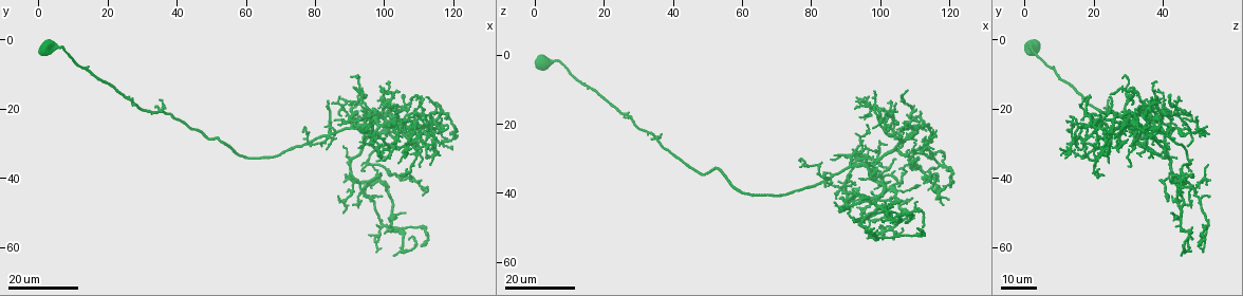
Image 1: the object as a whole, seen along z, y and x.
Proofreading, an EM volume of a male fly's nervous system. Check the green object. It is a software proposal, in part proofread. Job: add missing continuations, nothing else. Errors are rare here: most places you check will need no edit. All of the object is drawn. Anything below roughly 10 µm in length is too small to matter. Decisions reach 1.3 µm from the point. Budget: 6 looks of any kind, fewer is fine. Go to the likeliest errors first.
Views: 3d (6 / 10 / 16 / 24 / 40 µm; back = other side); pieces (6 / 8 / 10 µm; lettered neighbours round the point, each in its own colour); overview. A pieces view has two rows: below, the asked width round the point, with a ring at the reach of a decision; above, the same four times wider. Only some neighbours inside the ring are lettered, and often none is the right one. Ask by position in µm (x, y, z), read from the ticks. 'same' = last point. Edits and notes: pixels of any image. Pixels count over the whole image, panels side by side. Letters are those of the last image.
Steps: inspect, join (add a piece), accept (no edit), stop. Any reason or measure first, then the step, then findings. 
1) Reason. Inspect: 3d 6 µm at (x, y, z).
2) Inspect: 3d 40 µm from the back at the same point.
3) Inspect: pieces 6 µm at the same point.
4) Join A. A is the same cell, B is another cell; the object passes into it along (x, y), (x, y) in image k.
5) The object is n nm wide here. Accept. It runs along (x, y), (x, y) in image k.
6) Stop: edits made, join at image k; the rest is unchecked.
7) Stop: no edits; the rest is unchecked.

Long arm stops here. Inspect: 3d 24 µm at (112.5, 44.5, 49.5).

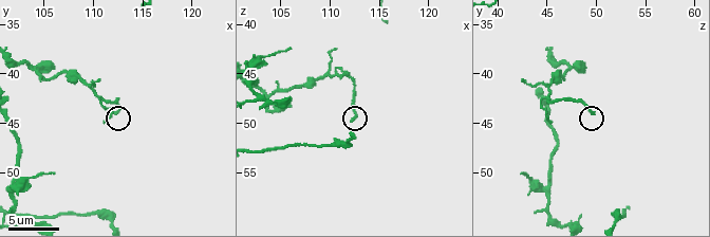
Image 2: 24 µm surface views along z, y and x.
Inspect: pieces 6 µm at (112.2, 44.0, 49.8).

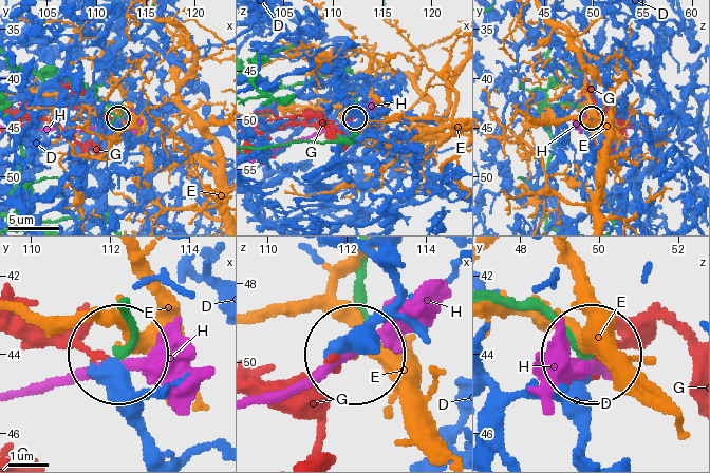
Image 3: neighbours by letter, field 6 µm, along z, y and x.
Accept. D, E, G and H are other cells; no lettered piece goes on from it.

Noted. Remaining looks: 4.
End of a long branch. Inspect: 3d 16 µm at (107.5, 57.5, 49.0).

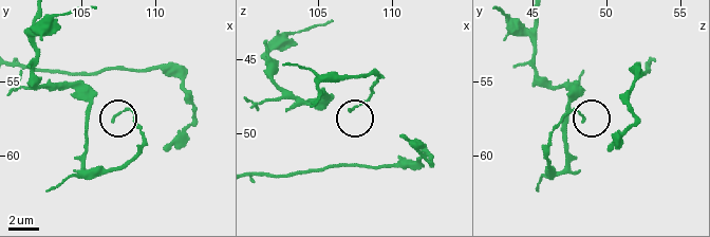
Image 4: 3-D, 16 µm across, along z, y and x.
Inspect: pieces 8 µm at (107.2, 57.6, 48.4).

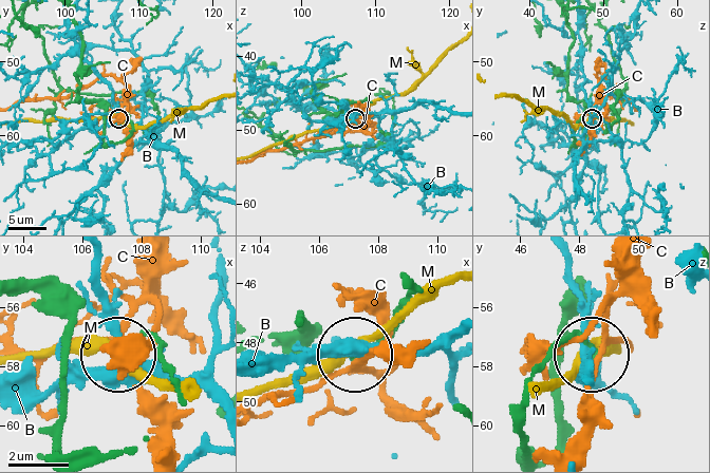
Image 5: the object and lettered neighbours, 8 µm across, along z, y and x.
Accept. B, C and M are other cells; none of them fits.

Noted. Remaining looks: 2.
An open end. Inspect: 3d 24 µm at (96.5, 46.0, 41.5).

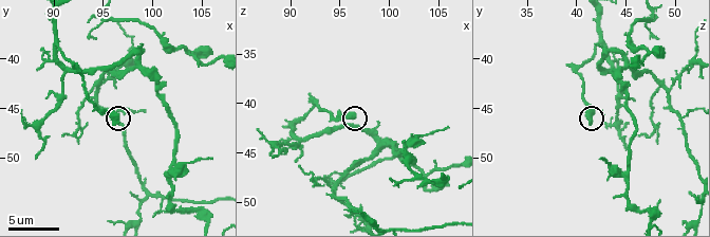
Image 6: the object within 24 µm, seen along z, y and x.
Inspect: pieces 10 µm at (96.2, 46.4, 41.2).

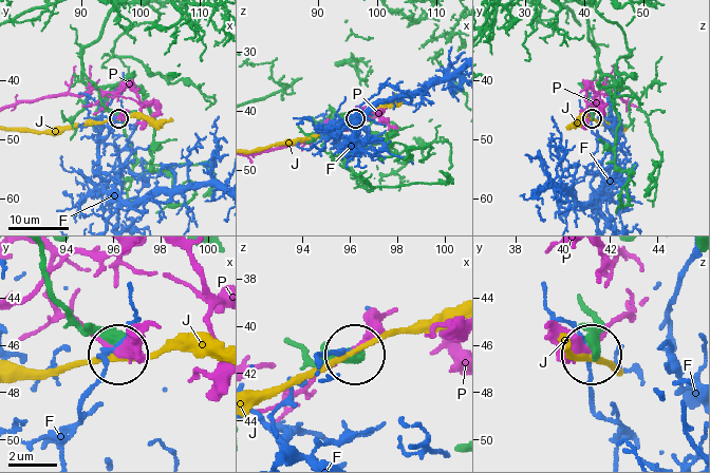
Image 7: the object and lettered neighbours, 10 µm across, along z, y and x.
Accept. F, J and P are other cells; it runs along (44, 259), (53, 296), (117, 354) in image 7; none of them fits.

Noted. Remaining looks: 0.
Stop: no edits; the rest is unchecked.

